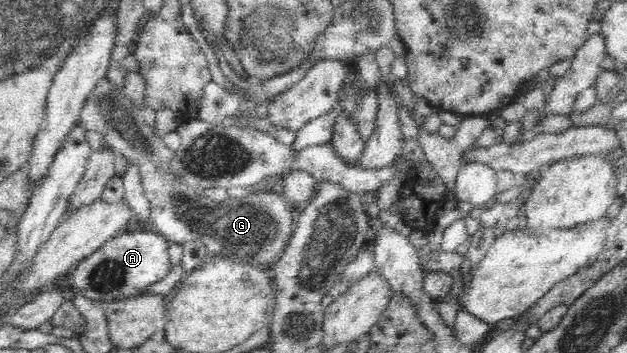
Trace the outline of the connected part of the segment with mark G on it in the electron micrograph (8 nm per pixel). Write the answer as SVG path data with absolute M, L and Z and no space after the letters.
M104 78L90 93L80 113L79 124L101 134L114 151L137 165L144 195L150 201L149 222L155 227L153 231L163 235L171 244L183 245L187 241L201 239L210 257L224 255L231 261L250 262L270 271L295 229L296 212L285 201L284 194L259 192L241 198L228 196L221 204L204 194L197 194L178 181L178 177L172 177L170 163L174 159L174 151L165 146L163 138L154 134L138 111L122 89Z

